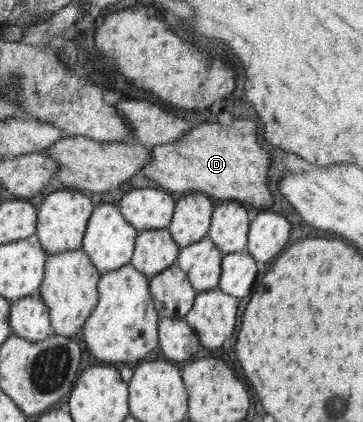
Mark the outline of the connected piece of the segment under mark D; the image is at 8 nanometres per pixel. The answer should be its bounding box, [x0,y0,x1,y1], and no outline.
[141,119,275,209]

